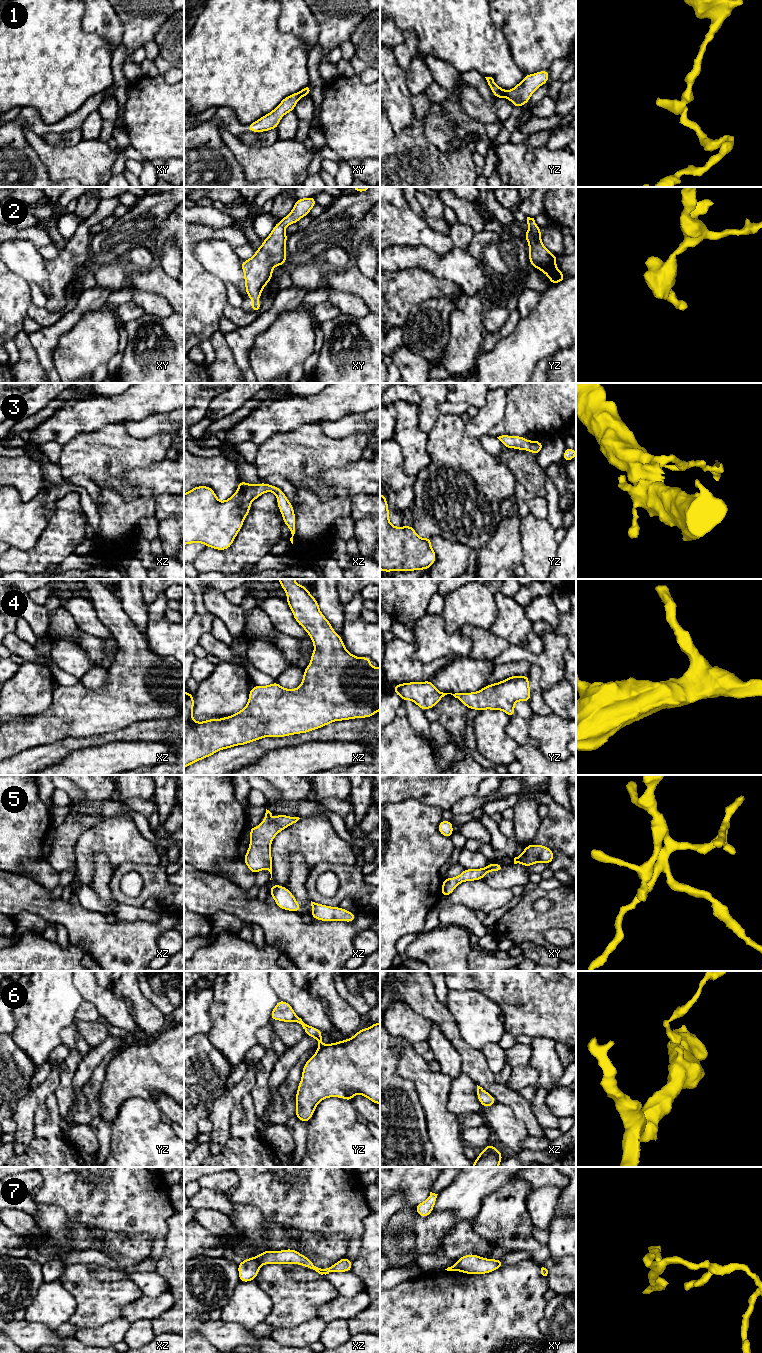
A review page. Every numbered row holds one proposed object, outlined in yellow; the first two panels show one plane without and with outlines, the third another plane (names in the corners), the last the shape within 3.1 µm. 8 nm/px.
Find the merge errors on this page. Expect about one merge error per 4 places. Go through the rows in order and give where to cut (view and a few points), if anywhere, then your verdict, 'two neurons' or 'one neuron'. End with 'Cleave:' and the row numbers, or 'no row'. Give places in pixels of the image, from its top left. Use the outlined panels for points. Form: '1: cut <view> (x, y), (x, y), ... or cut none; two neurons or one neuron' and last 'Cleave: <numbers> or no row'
1: cut yz (507, 91), (505, 96); two neurons
2: cut none; one neuron
3: cut none; one neuron
4: cut none; one neuron
5: cut none; one neuron
6: cut none; one neuron
7: cut none; one neuron
Cleave: 1

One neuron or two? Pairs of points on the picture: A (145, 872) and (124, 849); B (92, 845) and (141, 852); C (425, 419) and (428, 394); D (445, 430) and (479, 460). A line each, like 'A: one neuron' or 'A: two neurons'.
A: two neurons
B: one neuron
C: one neuron
D: one neuron

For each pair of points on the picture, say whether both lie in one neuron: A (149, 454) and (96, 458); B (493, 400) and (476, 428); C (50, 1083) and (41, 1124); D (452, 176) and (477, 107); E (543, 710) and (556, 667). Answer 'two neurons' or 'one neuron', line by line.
A: one neuron
B: one neuron
C: two neurons
D: two neurons
E: two neurons

